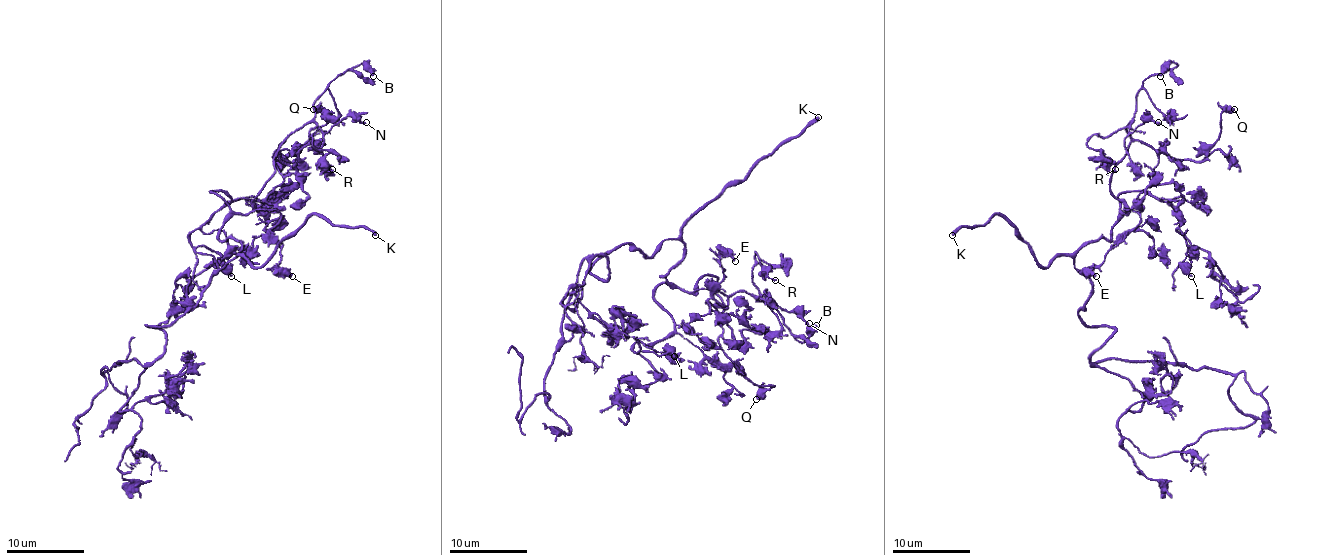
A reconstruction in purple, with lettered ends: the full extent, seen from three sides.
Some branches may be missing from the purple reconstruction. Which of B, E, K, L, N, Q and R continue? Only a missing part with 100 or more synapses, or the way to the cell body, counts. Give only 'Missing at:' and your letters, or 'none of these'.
Missing at: K

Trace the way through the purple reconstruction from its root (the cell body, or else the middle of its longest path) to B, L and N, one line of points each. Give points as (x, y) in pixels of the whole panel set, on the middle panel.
B: (639, 251), (678, 240), (663, 277), (678, 288), (713, 275), (799, 341), (816, 325)
L: (639, 251), (684, 245), (663, 277), (672, 284), (655, 290), (674, 329), (645, 345), (674, 356)
N: (639, 251), (678, 240), (684, 255), (663, 277), (678, 288), (713, 275), (721, 292), (766, 294), (809, 323)

